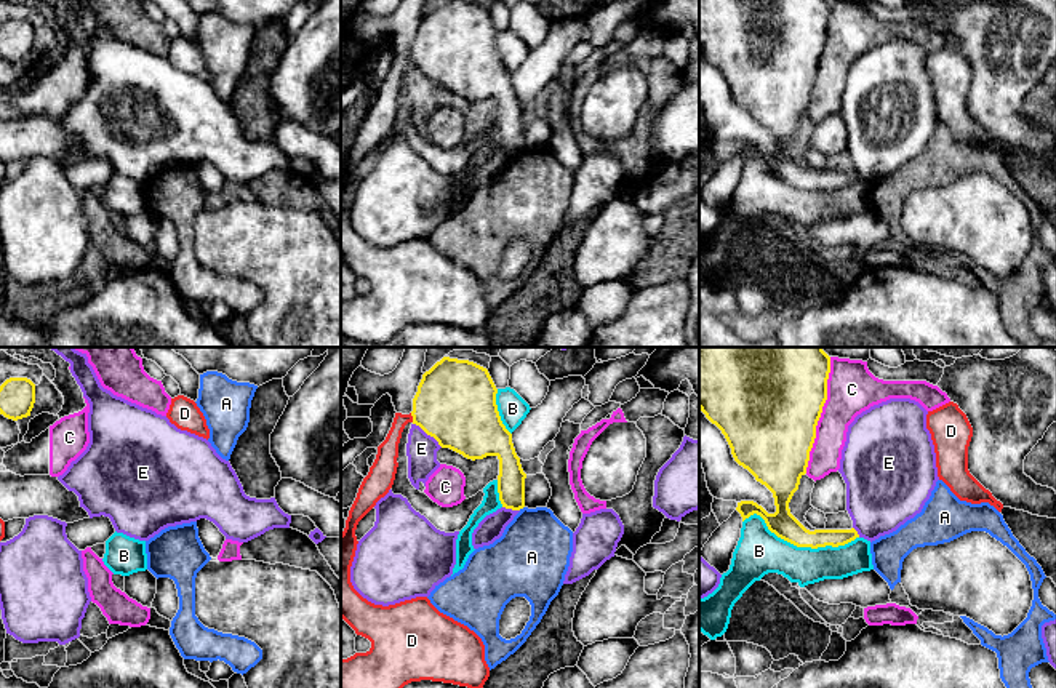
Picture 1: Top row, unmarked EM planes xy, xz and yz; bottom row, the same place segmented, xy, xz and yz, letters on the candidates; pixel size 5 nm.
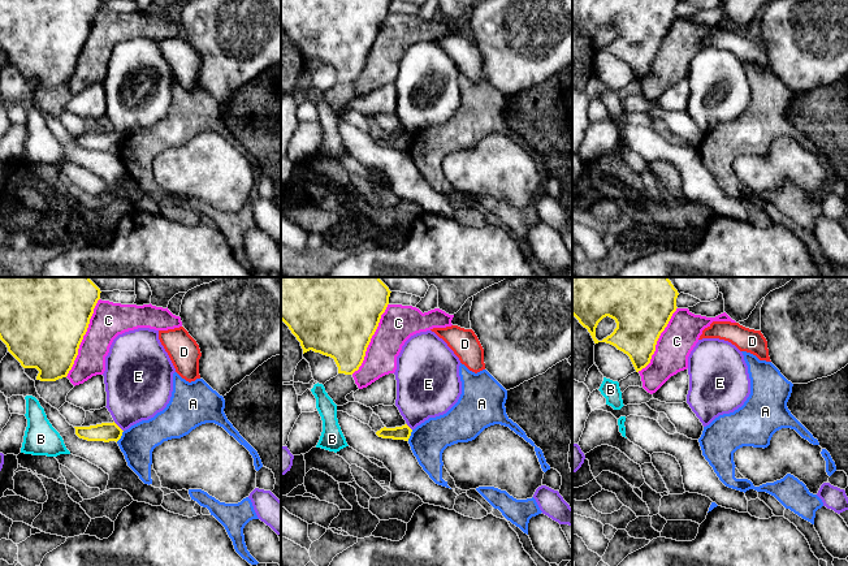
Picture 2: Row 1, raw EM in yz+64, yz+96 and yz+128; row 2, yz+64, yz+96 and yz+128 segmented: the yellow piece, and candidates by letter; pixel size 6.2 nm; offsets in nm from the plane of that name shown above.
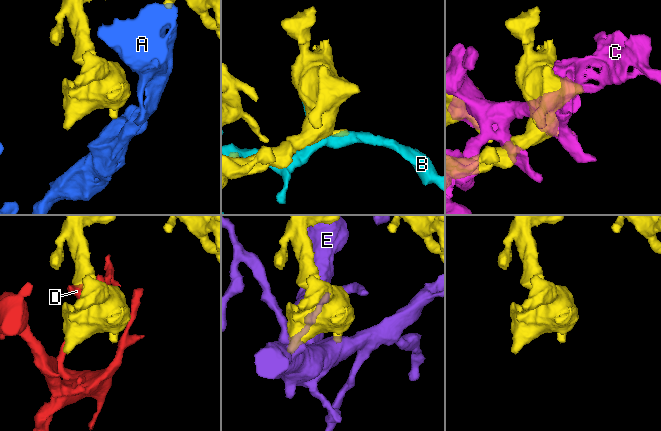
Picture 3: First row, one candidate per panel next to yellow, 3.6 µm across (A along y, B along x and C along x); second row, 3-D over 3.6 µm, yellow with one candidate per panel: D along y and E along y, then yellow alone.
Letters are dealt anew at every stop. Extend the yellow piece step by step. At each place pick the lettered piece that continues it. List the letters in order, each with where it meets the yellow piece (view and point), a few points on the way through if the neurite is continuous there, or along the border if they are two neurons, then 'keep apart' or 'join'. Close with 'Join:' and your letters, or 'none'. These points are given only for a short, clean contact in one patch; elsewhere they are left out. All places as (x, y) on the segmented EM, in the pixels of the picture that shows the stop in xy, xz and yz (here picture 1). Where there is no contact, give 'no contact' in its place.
A: contact xz (520, 508); border xz (524, 506), (519, 509); keep apart
B: contact yz (799, 546); keep apart
C: contact yz (820, 415); keep apart
D: contact xz (413, 418); keep apart
E: contact xz (428, 434); keep apart
Join: none

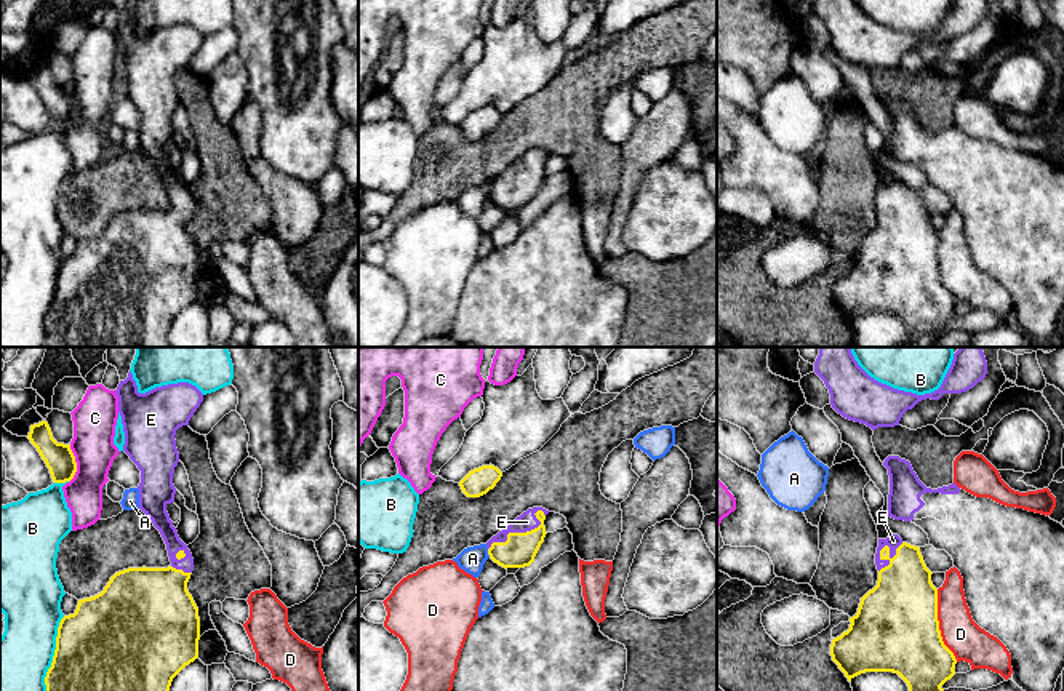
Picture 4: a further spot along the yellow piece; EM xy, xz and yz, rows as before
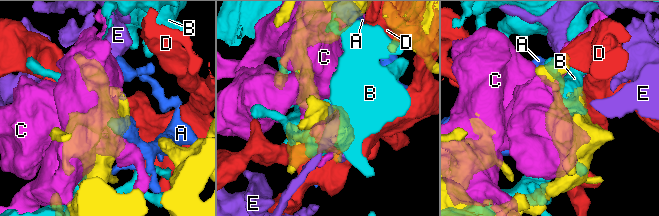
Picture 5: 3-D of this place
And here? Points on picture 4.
A: contact xz (488, 554); keep apart
B: contact xy (55, 653); keep apart
C: contact xy (76, 464); keep apart
D: contact yz (938, 626); keep apart
E: contact xz (520, 533); way xz (519, 551), (520, 533), (527, 522); join
Join: E

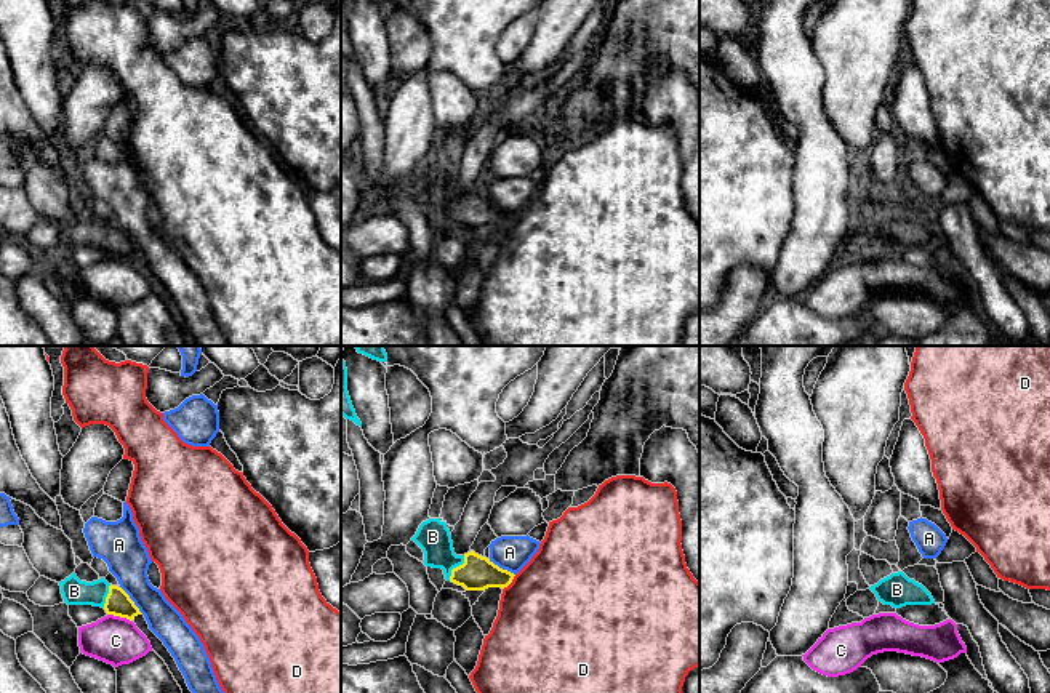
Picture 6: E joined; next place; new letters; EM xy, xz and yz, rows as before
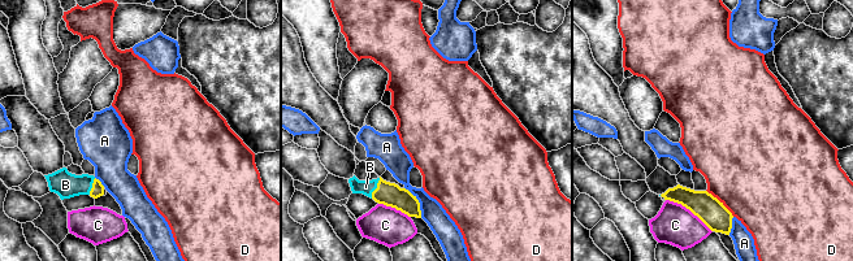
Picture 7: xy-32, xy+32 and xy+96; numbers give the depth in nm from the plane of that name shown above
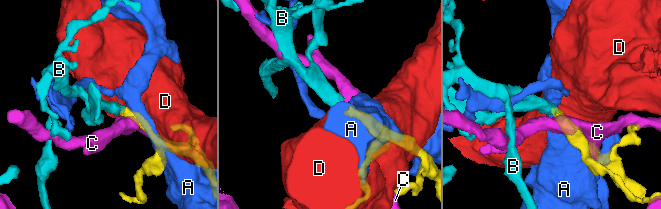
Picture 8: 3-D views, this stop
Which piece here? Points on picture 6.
A: contact xy (132, 600); keep apart
B: contact xz (456, 567); way xz (477, 573), (456, 567), (437, 548), (432, 536); join
C: contact xy (120, 616); keep apart
D: contact xz (509, 583); keep apart
Join: B

